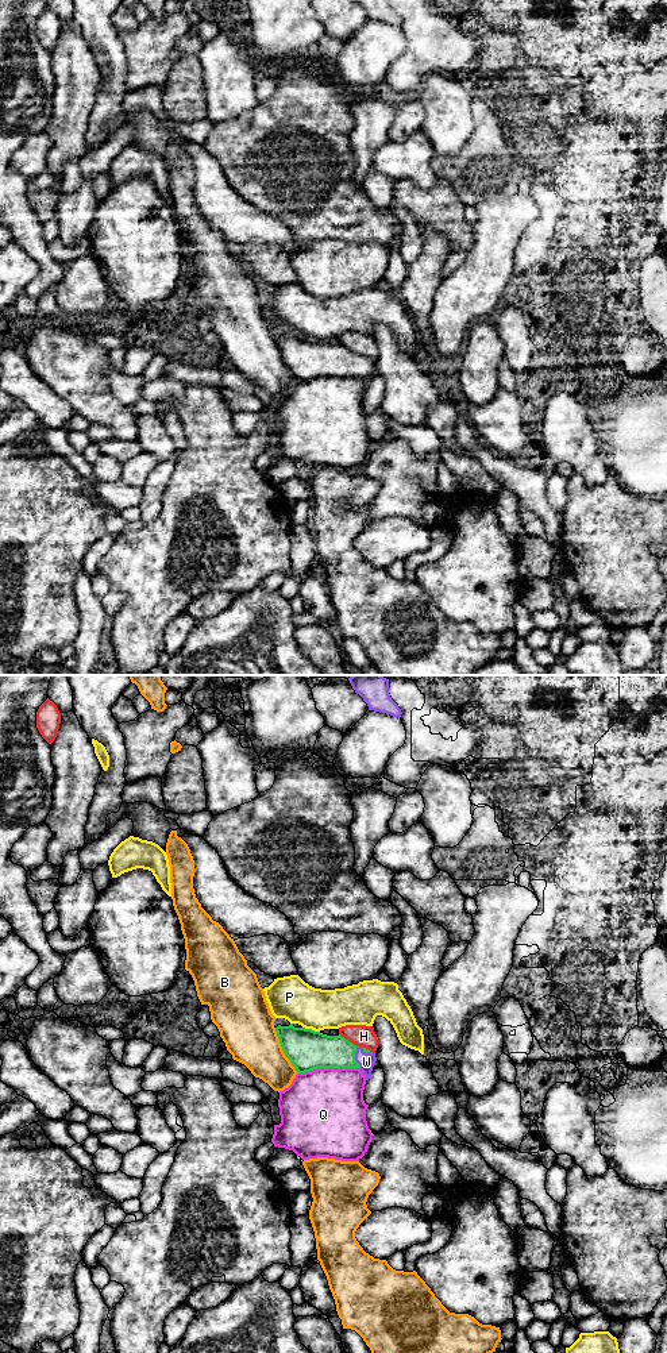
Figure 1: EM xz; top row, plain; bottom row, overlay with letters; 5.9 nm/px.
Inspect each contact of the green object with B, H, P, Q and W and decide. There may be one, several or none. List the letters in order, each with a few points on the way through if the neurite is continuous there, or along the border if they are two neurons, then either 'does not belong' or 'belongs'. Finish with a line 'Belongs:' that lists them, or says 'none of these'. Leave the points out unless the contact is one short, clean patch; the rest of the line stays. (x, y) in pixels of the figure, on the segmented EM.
B: does not belong
H: along xz (339, 1033), (357, 1045) | does not belong
P: along xz (303, 1026), (319, 1032) | does not belong
Q: does not belong
W: across xz (313, 1049), (335, 1051), (354, 1057), (362, 1057), (366, 1062) | belongs
Belongs: W

